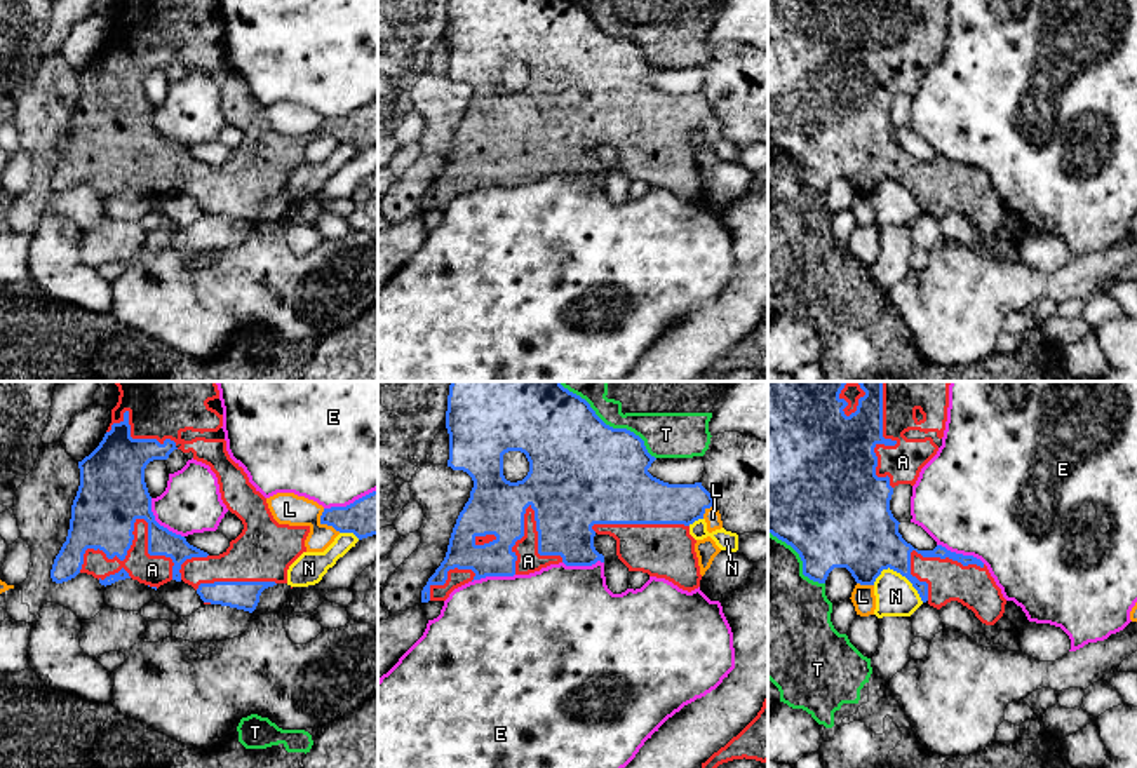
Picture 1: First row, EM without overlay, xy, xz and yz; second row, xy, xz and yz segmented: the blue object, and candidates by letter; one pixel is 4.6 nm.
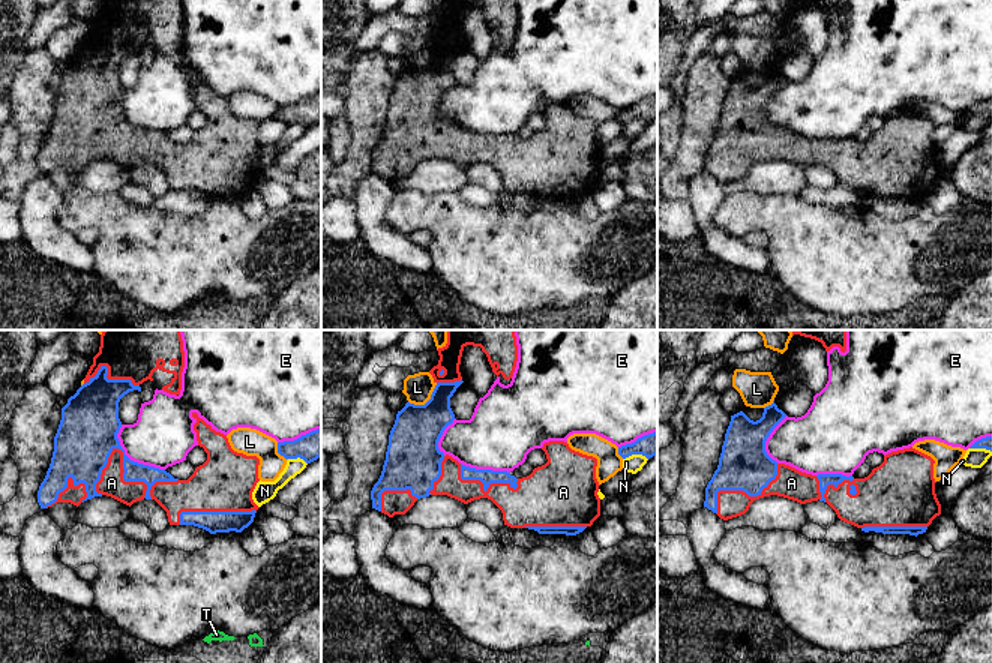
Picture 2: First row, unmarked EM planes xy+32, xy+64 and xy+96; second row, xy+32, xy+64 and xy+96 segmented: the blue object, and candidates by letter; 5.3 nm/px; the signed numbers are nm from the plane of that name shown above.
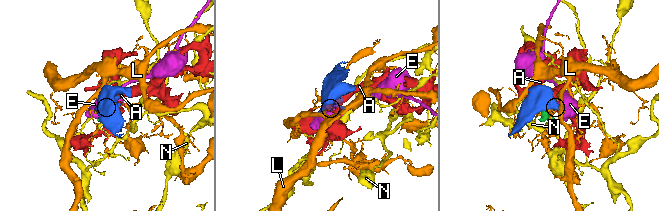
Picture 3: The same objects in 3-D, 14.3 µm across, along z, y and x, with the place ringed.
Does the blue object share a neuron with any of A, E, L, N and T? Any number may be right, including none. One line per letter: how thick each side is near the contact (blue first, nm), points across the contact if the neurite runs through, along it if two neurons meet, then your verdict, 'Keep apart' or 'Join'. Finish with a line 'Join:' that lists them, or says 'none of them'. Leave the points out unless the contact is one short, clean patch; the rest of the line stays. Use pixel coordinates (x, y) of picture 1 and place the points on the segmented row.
A: Thickness 320 nm (blue) against 140 nm. Join
E: Thickness 190 nm (blue) against 480 nm. Keep apart
L: Thickness 190 nm (blue) against 140 nm. Keep apart
N: Thickness 340 nm (blue) against 190 nm. Keep apart
T: Thickness 500 nm (blue) against 180 nm. Keep apart
Join: A

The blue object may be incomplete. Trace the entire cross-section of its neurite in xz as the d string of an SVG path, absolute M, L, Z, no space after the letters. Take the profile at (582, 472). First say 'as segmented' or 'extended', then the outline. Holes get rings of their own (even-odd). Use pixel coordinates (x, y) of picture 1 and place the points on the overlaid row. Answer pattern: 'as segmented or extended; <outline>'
extended; M451 381L446 428L447 467L467 472L474 488L456 519L444 561L421 590L421 603L446 601L454 589L486 576L529 575L559 563L604 563L604 556L594 547L595 535L616 540L616 556L629 571L665 578L688 592L700 587L696 540L690 535L690 526L703 519L707 509L717 509L712 495L702 482L669 484L653 477L648 468L656 458L648 453L644 441L627 428L606 425L585 399L561 381ZM508 451L521 451L529 461L522 481L510 482L503 475L503 455Z

